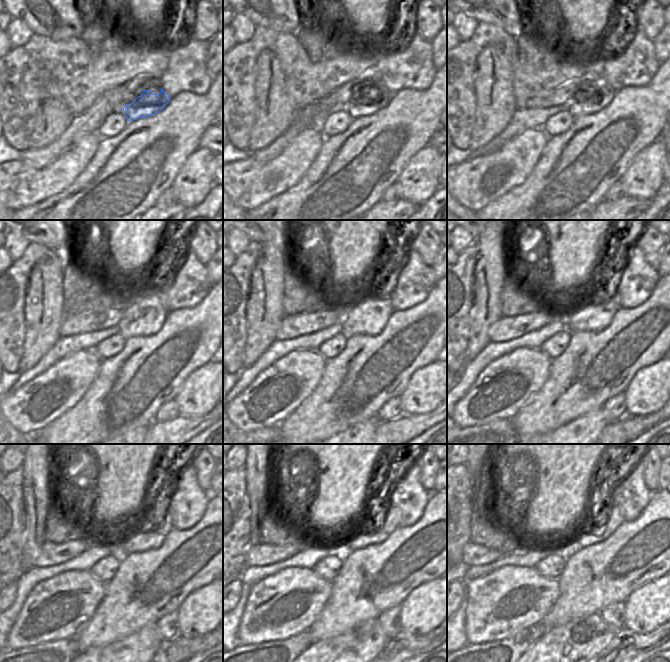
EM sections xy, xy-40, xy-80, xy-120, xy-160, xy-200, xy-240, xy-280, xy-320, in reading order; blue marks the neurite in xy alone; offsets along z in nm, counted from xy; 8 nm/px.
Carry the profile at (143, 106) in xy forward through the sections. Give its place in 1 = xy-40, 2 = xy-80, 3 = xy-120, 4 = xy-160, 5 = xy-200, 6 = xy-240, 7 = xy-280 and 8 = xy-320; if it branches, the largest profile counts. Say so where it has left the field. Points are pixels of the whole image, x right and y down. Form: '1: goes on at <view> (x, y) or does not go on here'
1: goes on at xy-40 (366, 105)
2: goes on at xy-80 (595, 84)
3: goes on at xy-120 (145, 317)
4: goes on at xy-160 (370, 314)
5: goes on at xy-200 (594, 314)
6: goes on at xy-240 (144, 538)
7: goes on at xy-280 (390, 520)
8: goes on at xy-320 (614, 518)

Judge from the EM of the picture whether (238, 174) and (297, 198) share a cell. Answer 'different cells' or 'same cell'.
different cells

